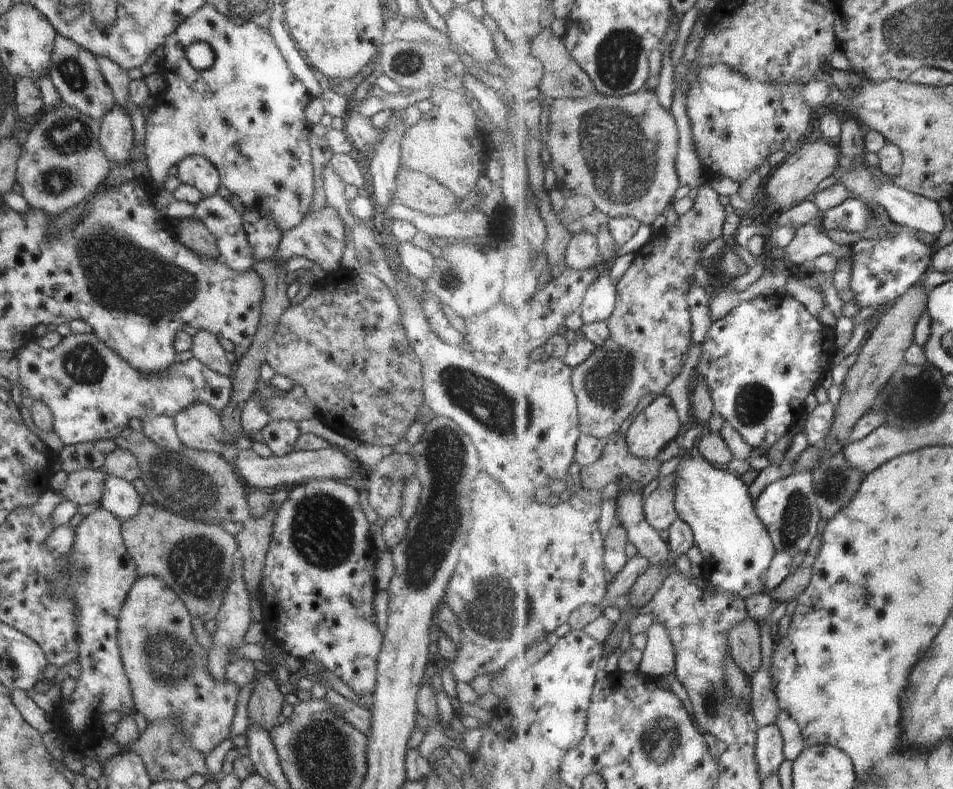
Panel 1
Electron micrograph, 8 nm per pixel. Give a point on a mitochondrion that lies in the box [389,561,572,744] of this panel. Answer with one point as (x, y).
(496, 610)

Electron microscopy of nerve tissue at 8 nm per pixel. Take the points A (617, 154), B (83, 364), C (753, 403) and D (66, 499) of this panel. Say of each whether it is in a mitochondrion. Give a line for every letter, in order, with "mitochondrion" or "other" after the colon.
A: mitochondrion
B: mitochondrion
C: mitochondrion
D: other

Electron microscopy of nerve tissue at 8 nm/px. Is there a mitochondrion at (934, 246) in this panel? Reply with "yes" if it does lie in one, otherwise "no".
no

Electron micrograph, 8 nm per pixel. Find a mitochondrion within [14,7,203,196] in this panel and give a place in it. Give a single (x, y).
(72, 72)

